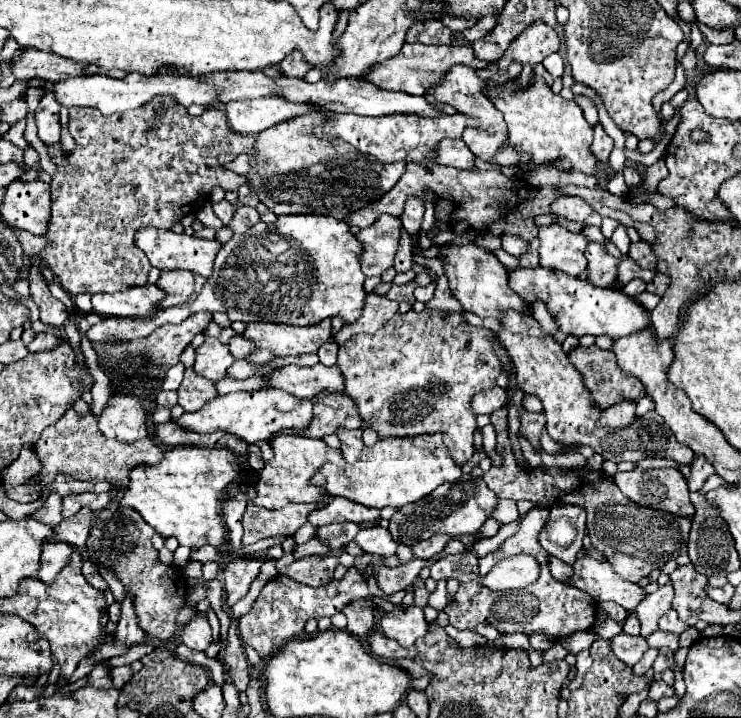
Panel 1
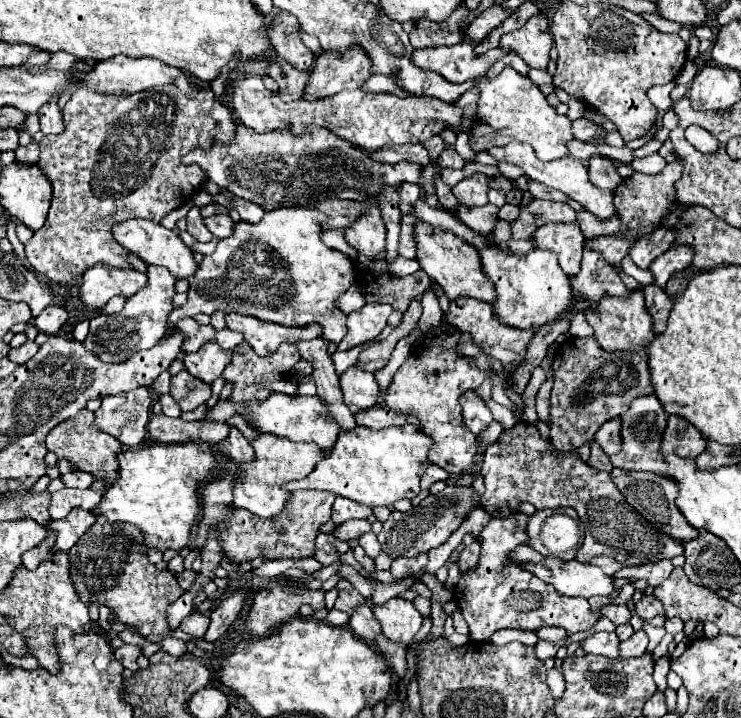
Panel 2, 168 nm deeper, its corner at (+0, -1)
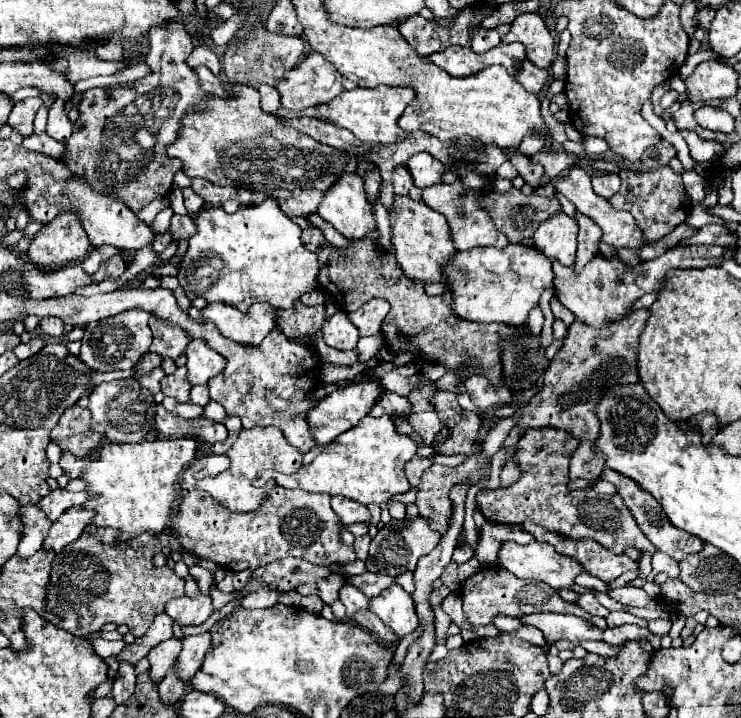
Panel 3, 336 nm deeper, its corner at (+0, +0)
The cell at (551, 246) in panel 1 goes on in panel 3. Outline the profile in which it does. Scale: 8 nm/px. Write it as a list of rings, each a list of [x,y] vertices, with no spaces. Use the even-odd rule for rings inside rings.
[[[566,213],[554,215],[536,229],[534,233],[534,245],[546,253],[552,261],[558,261],[566,267],[574,265],[574,253],[576,253],[576,235],[578,235],[578,223],[576,219],[568,217]]]

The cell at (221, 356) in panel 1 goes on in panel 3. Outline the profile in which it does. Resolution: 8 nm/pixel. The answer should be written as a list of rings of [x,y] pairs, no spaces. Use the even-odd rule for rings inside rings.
[[[194,339],[188,345],[186,357],[188,357],[188,363],[186,363],[188,381],[192,385],[206,385],[208,379],[218,375],[226,365],[226,359],[218,351],[210,349],[202,339]]]

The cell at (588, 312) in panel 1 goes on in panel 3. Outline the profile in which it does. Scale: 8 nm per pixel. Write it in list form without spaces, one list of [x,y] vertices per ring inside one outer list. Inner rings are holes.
[[[508,243],[502,249],[476,247],[470,251],[458,251],[452,263],[446,267],[450,291],[454,297],[454,313],[468,321],[478,323],[506,323],[524,325],[528,313],[538,307],[546,289],[554,289],[552,261],[536,247],[520,243]]]

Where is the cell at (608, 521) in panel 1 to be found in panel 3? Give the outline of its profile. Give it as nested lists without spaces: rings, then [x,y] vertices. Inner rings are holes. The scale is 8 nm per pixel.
[[[526,429],[526,433],[518,441],[516,459],[520,465],[520,479],[506,489],[498,487],[492,491],[482,491],[476,495],[476,505],[484,513],[484,517],[492,523],[512,523],[522,525],[526,517],[532,517],[534,523],[548,531],[558,531],[574,541],[578,539],[594,539],[602,547],[622,553],[626,547],[636,547],[644,553],[656,553],[654,545],[640,531],[634,521],[630,509],[624,505],[618,493],[598,495],[592,489],[568,489],[568,467],[574,449],[580,445],[572,437],[566,439],[566,431],[560,429]]]

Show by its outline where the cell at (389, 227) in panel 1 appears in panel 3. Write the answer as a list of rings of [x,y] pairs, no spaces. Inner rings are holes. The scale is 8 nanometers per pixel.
[[[342,173],[340,181],[324,193],[318,215],[346,239],[362,239],[378,229],[372,205],[366,199],[364,181],[352,173]]]

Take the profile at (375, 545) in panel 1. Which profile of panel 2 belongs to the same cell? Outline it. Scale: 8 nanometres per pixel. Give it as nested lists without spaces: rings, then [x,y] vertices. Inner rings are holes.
[[[366,532],[364,536],[360,536],[360,546],[364,548],[364,552],[370,558],[376,558],[380,554],[380,542],[376,540],[376,534],[374,532]]]

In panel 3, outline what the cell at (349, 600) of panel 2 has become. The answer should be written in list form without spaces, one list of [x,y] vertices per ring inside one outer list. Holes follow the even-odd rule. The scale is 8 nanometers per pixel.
[[[330,575],[328,579],[318,581],[318,595],[324,603],[332,605],[334,601],[338,601],[338,593],[342,589],[342,585],[346,585],[346,579],[342,575]]]

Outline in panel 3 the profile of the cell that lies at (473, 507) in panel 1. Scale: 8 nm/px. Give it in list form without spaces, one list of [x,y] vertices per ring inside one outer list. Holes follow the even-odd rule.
[[[418,515],[412,521],[406,519],[392,519],[388,525],[384,525],[378,535],[370,543],[370,557],[366,559],[368,571],[378,571],[378,573],[388,573],[388,575],[400,575],[404,571],[414,571],[416,561],[430,553],[440,541],[440,533],[434,533],[430,529],[430,521],[424,521],[422,515]]]

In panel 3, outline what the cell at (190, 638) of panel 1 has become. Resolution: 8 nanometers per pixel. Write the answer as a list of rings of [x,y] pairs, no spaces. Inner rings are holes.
[[[196,595],[196,597],[180,597],[172,599],[166,605],[166,613],[174,619],[174,623],[182,627],[190,625],[202,625],[212,615],[212,599],[208,595]]]

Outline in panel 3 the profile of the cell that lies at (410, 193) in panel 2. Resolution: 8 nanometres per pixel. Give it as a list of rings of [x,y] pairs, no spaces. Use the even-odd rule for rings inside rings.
[[[404,165],[396,167],[394,177],[392,177],[392,183],[394,183],[394,193],[396,193],[396,195],[408,195],[410,187],[414,185],[414,183],[412,183],[412,177],[410,177],[408,169],[404,169]]]

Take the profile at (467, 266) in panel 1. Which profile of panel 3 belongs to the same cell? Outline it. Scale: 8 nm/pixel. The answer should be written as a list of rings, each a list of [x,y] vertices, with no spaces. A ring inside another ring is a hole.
[[[394,197],[394,213],[392,219],[392,243],[396,247],[396,259],[398,265],[404,269],[404,273],[422,283],[442,283],[448,287],[444,267],[454,259],[454,253],[458,249],[452,243],[450,225],[446,217],[438,211],[432,211],[426,207],[424,201],[412,201],[410,197]]]

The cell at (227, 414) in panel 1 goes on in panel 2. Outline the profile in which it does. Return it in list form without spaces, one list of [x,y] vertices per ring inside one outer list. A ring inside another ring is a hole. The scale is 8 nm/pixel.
[[[270,394],[264,402],[248,402],[246,406],[234,406],[232,402],[216,404],[212,410],[208,410],[206,422],[226,422],[234,414],[252,414],[252,426],[258,432],[272,432],[278,436],[286,436],[296,442],[314,442],[322,450],[330,450],[340,434],[340,426],[330,416],[324,400],[318,396],[286,396],[286,394]]]

